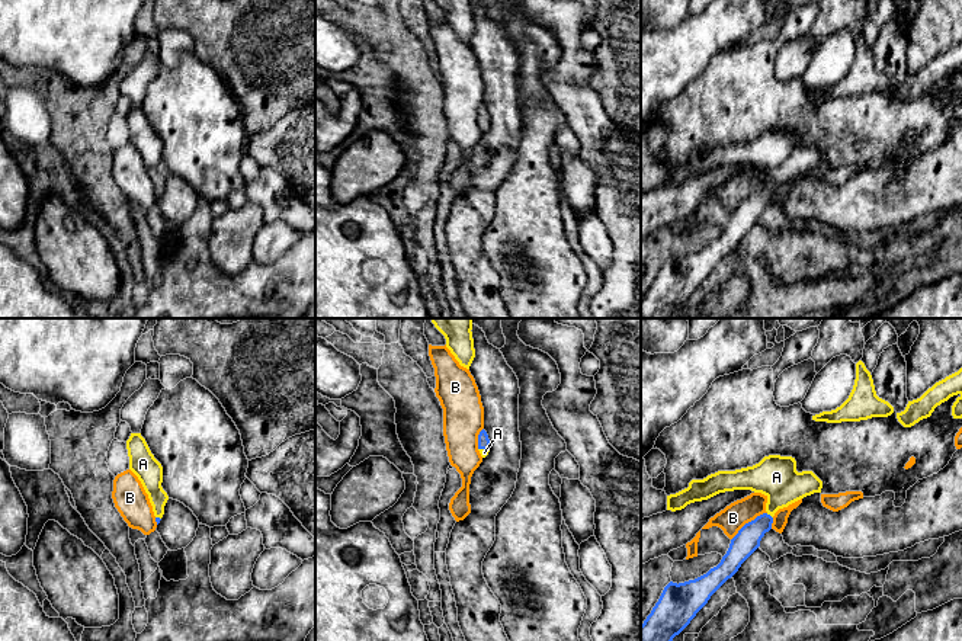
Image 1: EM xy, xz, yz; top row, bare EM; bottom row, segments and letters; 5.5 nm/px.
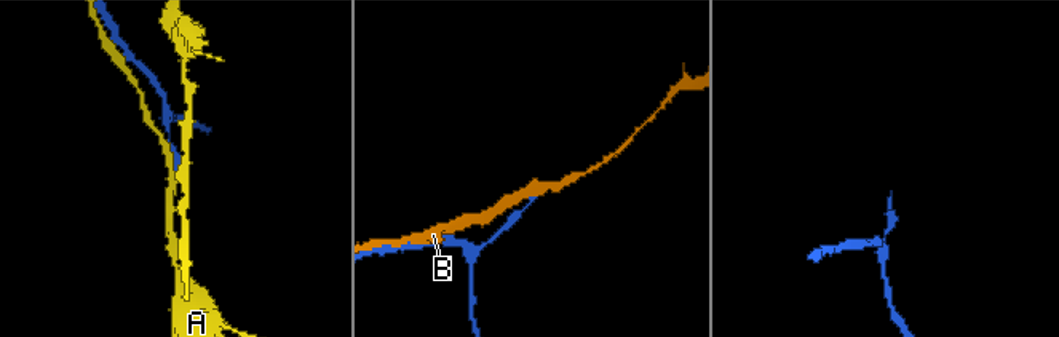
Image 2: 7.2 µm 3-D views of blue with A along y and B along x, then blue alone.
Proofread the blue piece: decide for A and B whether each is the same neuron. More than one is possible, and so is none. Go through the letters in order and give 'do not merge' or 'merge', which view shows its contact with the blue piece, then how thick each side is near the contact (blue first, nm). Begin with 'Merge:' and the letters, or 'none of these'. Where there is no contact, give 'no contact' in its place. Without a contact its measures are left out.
Merge: none of these
A: do not merge | yz | 140/240 nm
B: do not merge | yz | 140/150 nm

